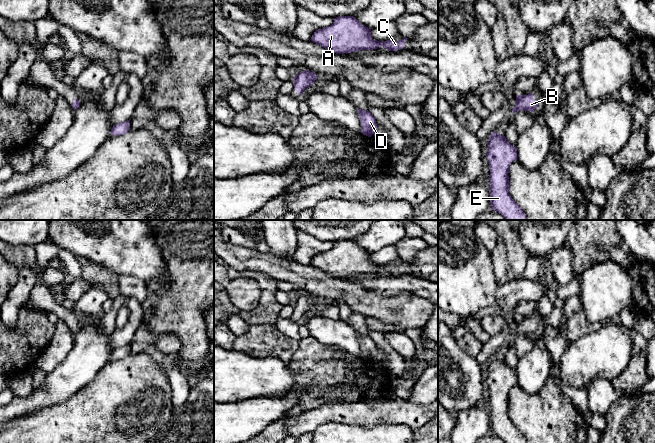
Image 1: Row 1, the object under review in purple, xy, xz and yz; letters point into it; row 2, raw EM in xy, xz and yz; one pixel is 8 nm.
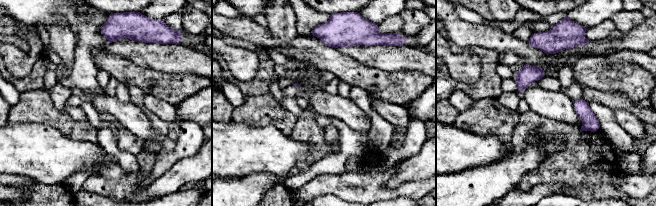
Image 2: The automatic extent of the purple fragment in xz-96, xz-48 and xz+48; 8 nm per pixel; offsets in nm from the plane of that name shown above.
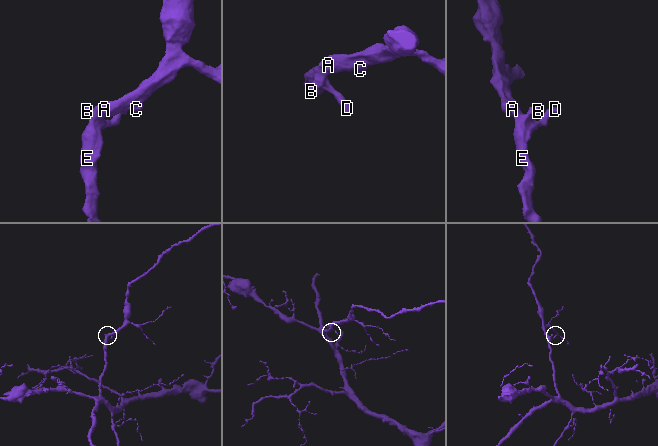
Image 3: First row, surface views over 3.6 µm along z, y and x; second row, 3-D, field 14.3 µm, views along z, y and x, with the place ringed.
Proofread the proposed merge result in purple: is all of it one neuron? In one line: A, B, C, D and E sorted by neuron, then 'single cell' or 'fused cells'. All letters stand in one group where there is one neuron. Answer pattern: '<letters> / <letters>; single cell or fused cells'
A B C D E; single cell

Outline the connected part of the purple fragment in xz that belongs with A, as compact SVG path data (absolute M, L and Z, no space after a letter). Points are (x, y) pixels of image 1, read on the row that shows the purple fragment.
M340 16L334 18L332 25L318 29L310 39L329 52L336 54L352 53L360 50L373 50L382 46L389 51L403 49L407 38L400 41L392 39L387 41L374 40L371 29L360 23L353 16Z

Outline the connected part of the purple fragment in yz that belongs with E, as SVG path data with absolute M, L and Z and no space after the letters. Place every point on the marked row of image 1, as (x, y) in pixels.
M495 130L487 141L486 157L490 170L491 209L505 220L527 220L522 208L509 194L509 166L517 160L516 146Z

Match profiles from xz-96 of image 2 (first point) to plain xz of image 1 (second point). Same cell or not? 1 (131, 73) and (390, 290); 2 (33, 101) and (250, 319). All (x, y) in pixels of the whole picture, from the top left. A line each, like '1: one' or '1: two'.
1: two
2: two

